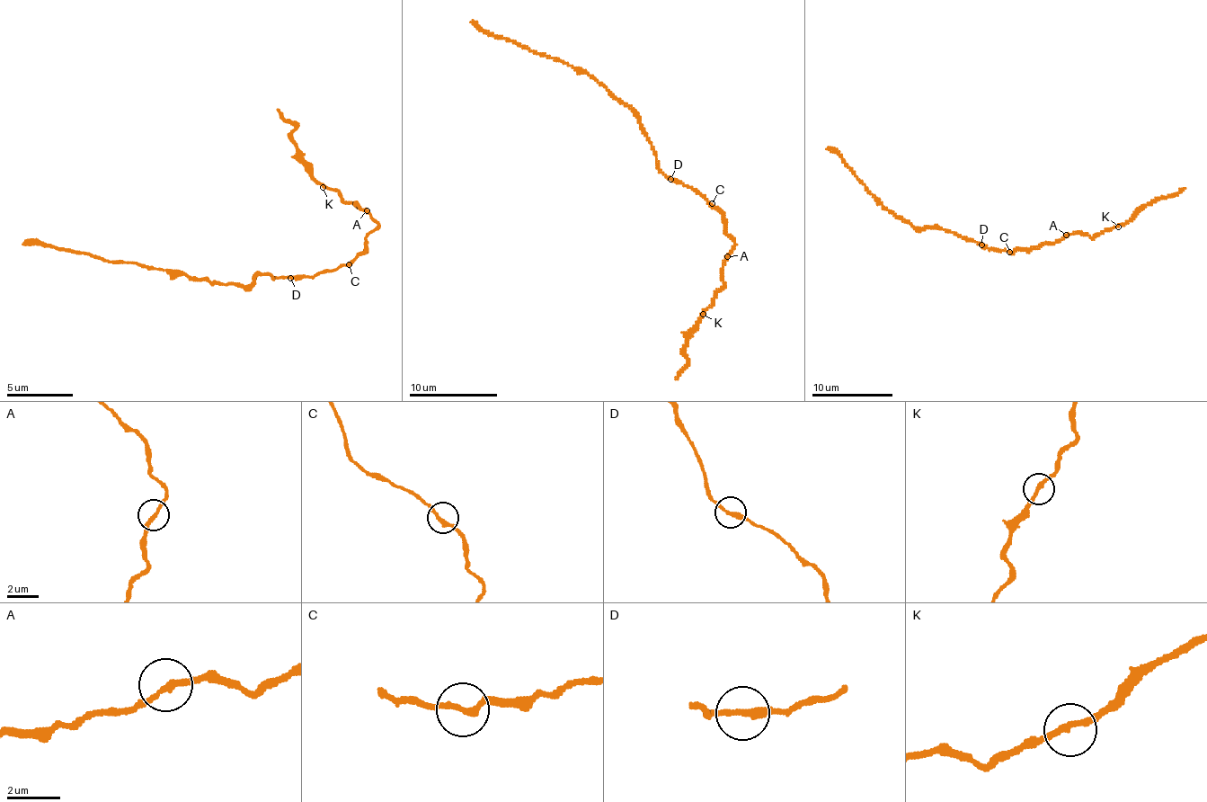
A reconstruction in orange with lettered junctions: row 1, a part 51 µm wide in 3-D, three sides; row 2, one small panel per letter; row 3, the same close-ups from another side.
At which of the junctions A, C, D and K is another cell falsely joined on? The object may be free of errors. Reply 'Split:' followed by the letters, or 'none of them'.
Split: none of them

